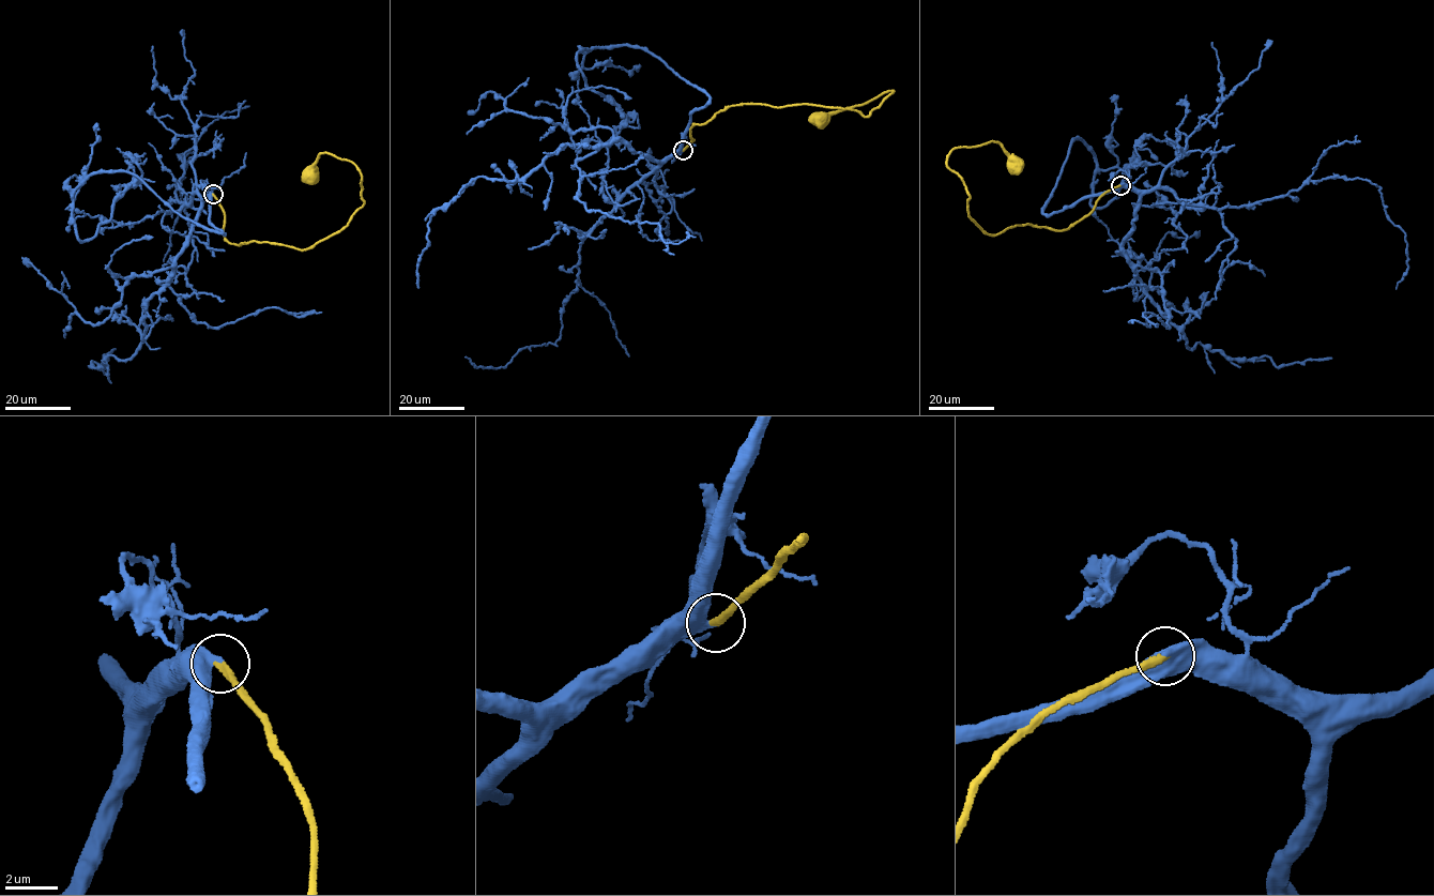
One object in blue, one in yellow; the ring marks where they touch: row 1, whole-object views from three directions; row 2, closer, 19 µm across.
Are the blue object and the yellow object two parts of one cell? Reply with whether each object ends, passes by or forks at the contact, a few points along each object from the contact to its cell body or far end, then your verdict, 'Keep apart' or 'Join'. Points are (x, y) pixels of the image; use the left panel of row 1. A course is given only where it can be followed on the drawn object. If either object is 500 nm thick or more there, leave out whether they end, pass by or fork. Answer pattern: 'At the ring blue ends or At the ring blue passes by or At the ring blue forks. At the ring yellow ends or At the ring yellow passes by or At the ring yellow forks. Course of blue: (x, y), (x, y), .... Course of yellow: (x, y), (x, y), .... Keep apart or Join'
At the ring blue ends. At the ring yellow ends. Course of blue: (213, 194), (222, 233), (137, 177), (90, 173), (73, 193), (77, 239), (110, 218), (145, 153). Course of yellow: (213, 194), (230, 243), (305, 249), (338, 232), (363, 204), (361, 172), (351, 161), (320, 153), (308, 176). Join

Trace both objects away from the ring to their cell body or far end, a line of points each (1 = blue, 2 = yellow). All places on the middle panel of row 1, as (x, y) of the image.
1: (683, 151), (705, 92), (642, 49), (580, 49), (585, 86), (625, 118), (606, 145), (631, 140)
2: (683, 151), (692, 139), (693, 125), (735, 105), (808, 104), (867, 117), (894, 92), (817, 120)

